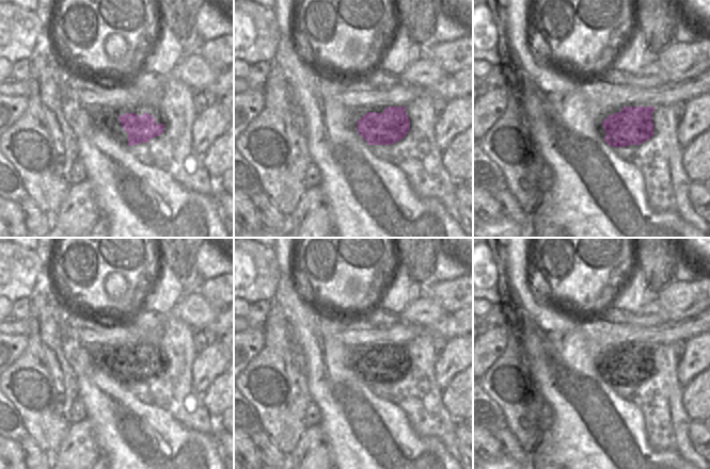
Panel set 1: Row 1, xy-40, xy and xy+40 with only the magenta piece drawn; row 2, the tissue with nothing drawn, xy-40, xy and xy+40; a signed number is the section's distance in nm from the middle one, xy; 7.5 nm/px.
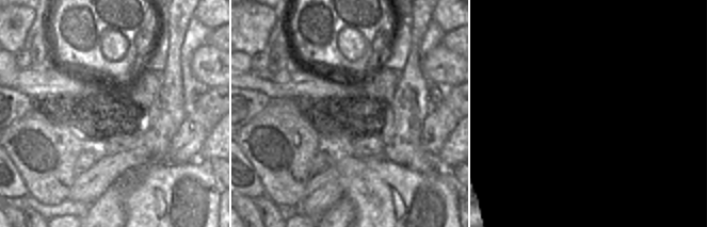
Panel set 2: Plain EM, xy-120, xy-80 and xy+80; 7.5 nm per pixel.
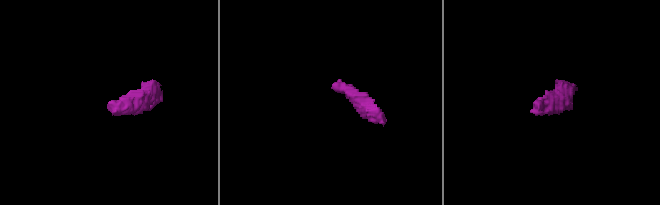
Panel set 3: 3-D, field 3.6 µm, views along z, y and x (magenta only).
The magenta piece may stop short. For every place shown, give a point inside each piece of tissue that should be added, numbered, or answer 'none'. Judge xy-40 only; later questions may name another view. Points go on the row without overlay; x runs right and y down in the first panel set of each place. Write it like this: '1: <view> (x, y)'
1: xy-40 (115, 364)

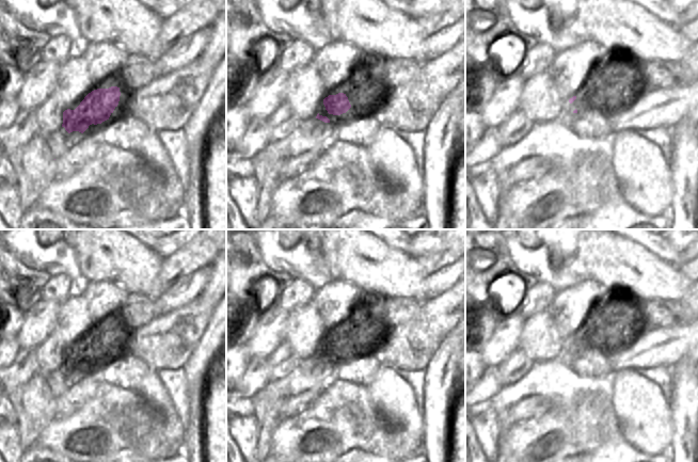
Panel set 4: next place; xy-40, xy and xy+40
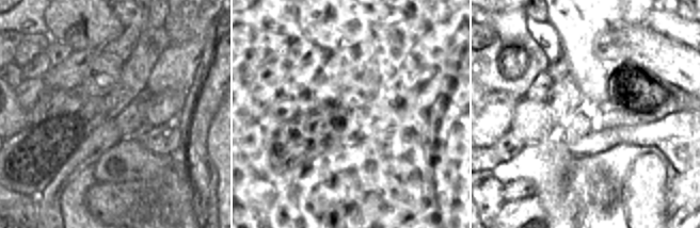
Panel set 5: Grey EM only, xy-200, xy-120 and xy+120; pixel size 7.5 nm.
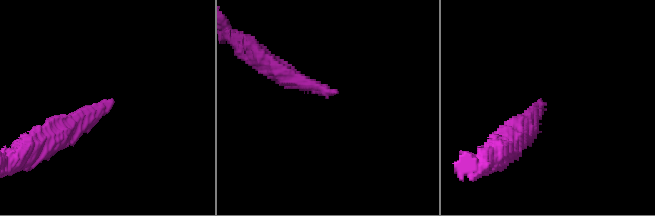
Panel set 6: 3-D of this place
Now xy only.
1: xy (371, 329)

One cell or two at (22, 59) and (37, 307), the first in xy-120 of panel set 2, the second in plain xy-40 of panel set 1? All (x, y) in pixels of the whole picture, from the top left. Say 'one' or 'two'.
two

